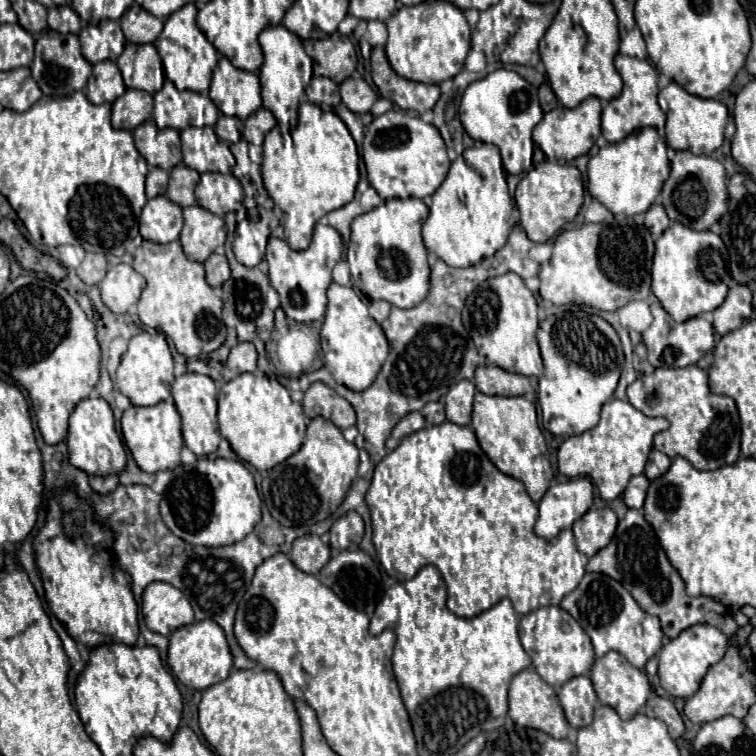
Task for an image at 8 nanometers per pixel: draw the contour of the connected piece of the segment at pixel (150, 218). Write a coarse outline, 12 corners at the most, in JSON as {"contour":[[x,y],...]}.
{"contour":[[147,200],[139,218],[145,240],[167,244],[183,228],[181,206]]}

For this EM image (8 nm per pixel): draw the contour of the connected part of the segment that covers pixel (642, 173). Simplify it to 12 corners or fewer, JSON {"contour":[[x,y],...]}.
{"contour":[[655,128],[591,156],[589,192],[613,214],[647,212],[671,166]]}

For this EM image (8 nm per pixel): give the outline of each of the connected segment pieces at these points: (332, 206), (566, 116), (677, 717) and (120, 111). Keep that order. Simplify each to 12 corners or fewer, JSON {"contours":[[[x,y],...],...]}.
{"contours":[[[307,102],[265,134],[261,172],[287,244],[353,200],[359,154]],[[601,104],[557,106],[533,130],[547,158],[587,154],[601,134]],[[651,696],[643,708],[647,716],[667,724],[671,738],[685,732],[685,724],[669,698]],[[127,90],[111,105],[117,130],[133,130],[153,114],[153,96]]]}

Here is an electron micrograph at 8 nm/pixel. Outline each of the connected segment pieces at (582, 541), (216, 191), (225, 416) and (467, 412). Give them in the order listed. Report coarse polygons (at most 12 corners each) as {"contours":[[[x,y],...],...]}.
{"contours":[[[591,508],[573,524],[577,548],[591,558],[617,528],[611,508]],[[201,174],[199,206],[217,216],[243,206],[233,174]],[[275,377],[219,390],[219,432],[259,472],[295,454],[305,414]],[[461,380],[445,396],[447,420],[469,426],[475,384]]]}

